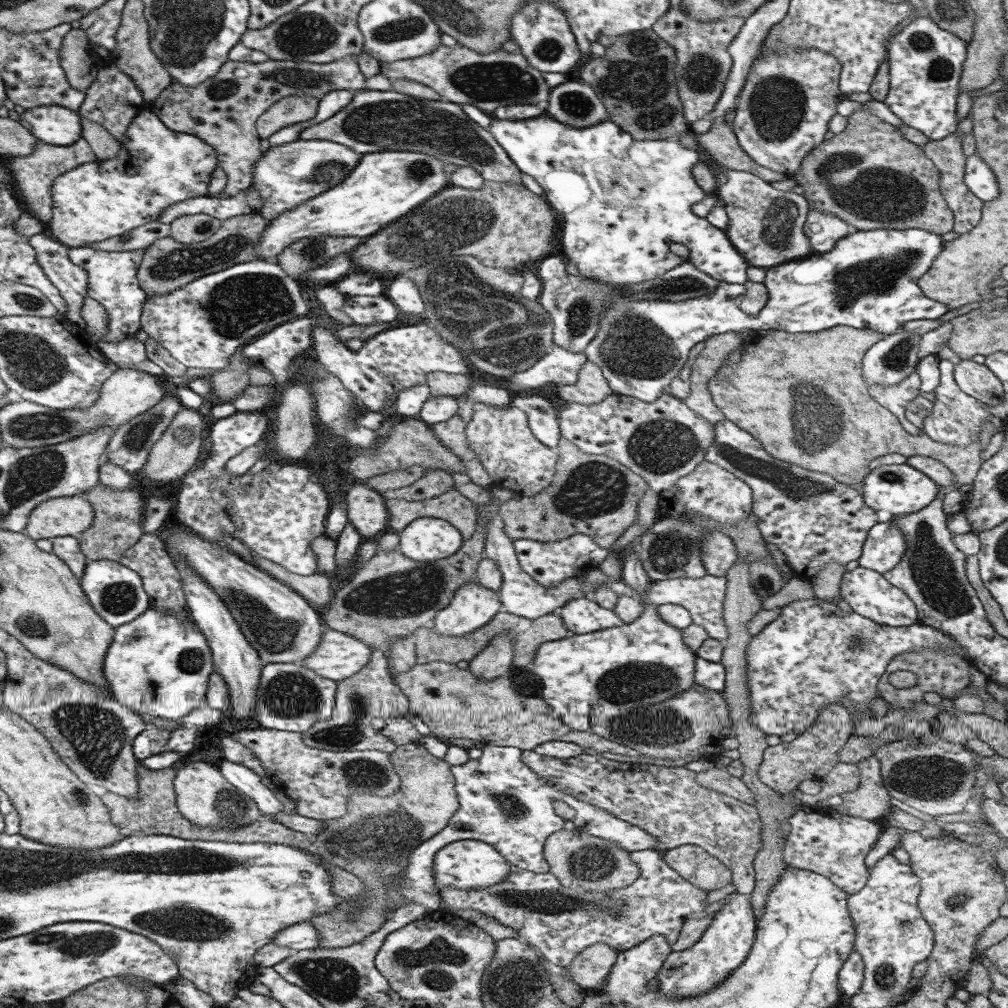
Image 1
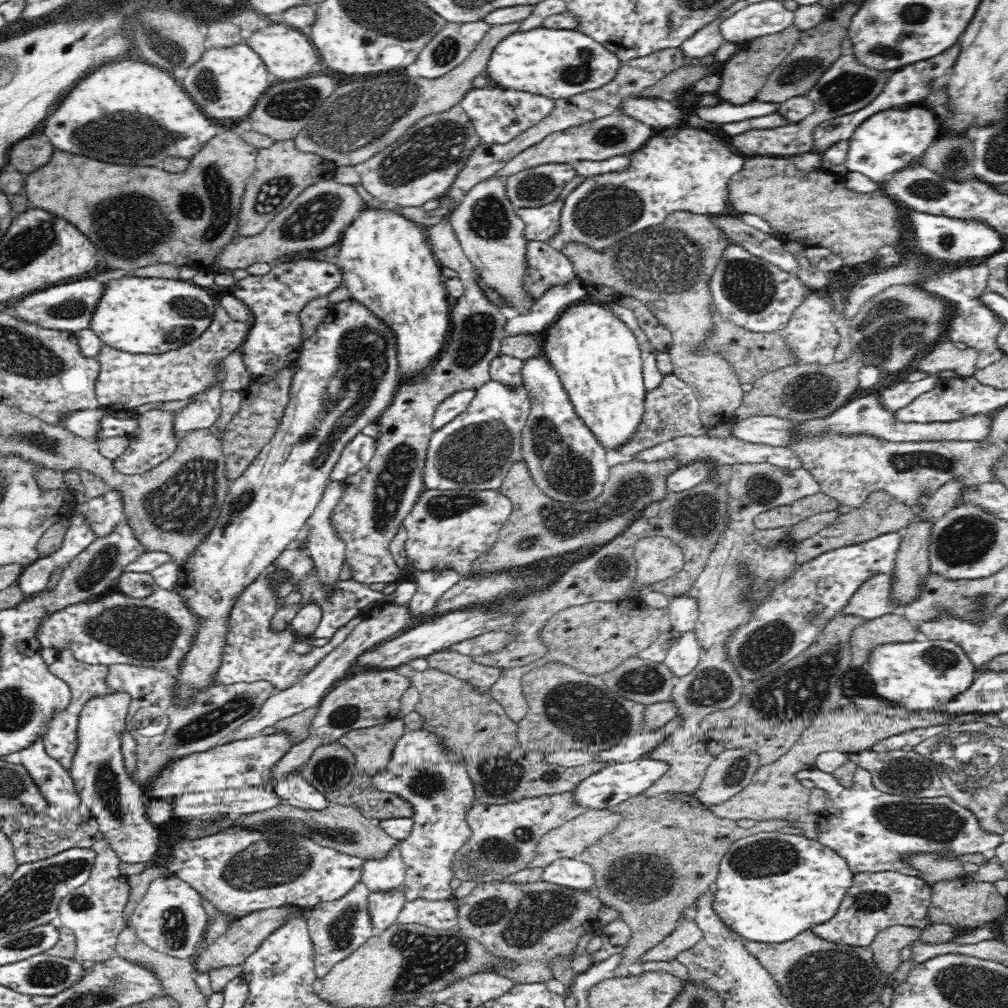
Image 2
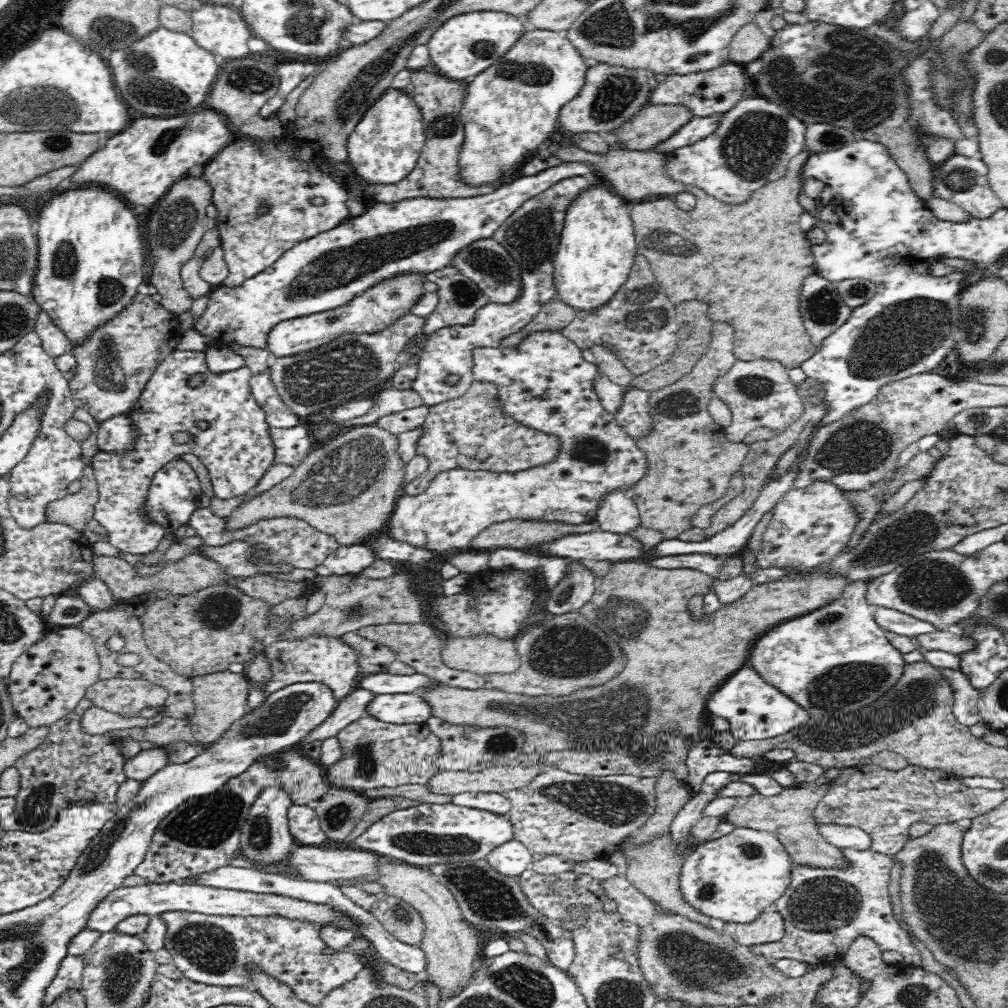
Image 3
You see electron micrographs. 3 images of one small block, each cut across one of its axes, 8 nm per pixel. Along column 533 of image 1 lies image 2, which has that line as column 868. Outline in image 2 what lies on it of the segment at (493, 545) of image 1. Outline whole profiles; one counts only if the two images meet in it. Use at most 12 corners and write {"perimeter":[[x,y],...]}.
{"perimeter":[[893,575],[867,578],[838,615],[870,620],[896,612]]}

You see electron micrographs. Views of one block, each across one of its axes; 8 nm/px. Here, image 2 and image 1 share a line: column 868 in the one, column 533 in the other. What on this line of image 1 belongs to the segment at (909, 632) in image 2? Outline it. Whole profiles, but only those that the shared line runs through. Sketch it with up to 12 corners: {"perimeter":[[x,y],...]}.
{"perimeter":[[556,613],[514,634],[515,669],[529,668],[544,642],[574,636]]}

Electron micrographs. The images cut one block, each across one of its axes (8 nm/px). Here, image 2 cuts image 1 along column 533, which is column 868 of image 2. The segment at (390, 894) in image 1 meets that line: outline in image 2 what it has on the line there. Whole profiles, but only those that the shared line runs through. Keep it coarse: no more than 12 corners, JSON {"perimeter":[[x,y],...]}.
{"perimeter":[[815,767],[826,791],[816,839],[854,874],[918,877],[914,854],[956,858],[1006,838],[950,797],[850,787]]}

